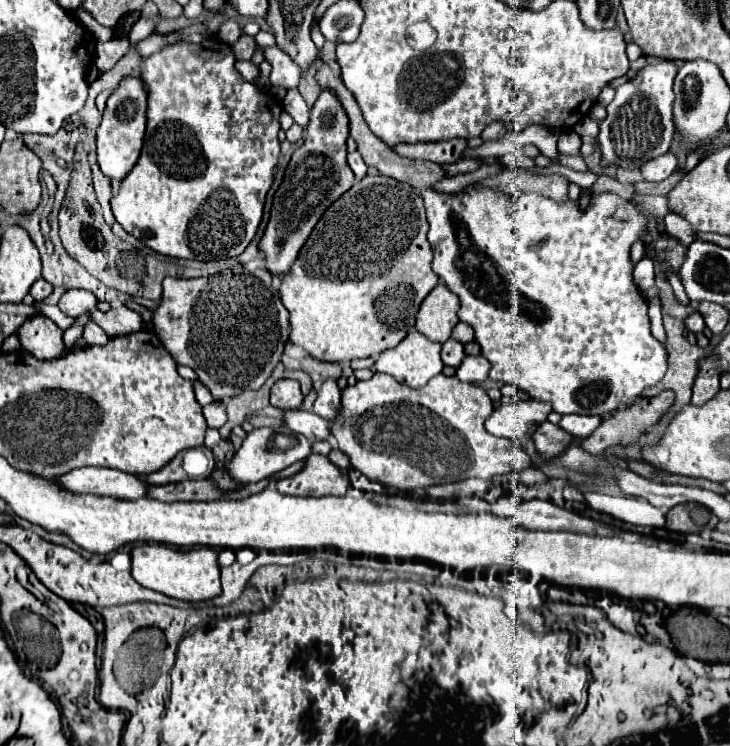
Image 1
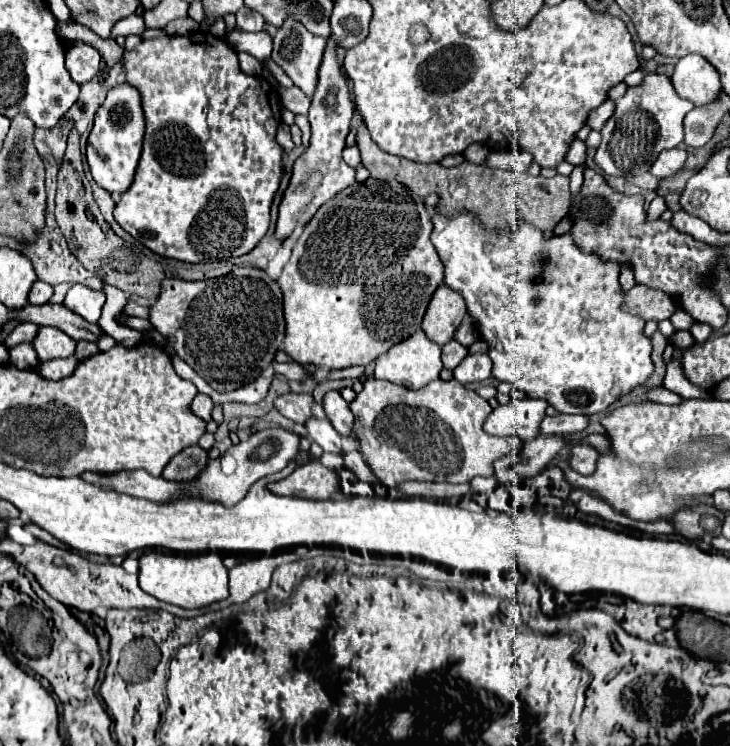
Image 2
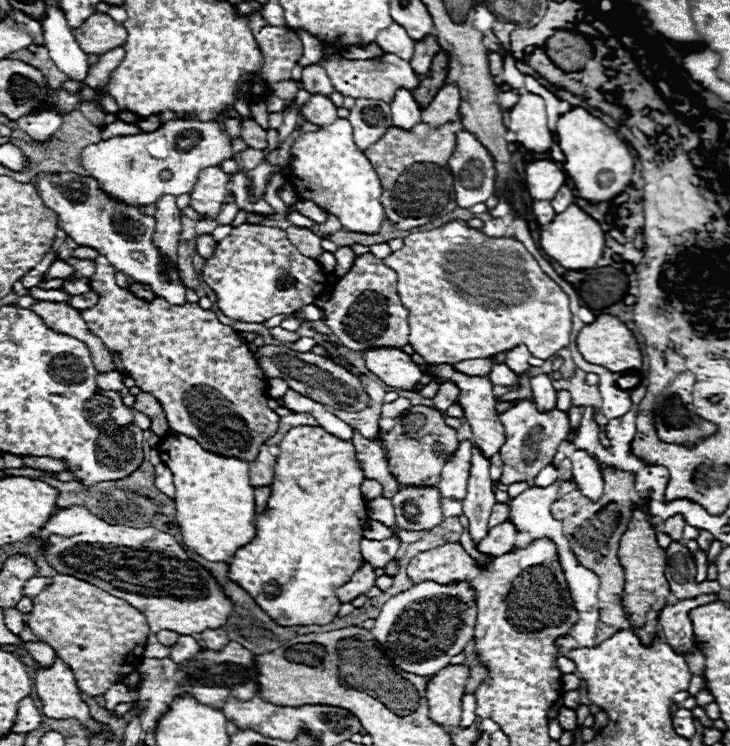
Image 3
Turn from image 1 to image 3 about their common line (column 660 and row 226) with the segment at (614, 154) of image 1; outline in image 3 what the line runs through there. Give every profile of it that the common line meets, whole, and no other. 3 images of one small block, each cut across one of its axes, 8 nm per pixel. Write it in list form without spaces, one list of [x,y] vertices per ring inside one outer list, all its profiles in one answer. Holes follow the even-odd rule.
[[[72,172],[66,174],[36,174],[34,184],[38,184],[38,194],[46,202],[50,210],[58,214],[60,228],[78,244],[98,250],[102,256],[108,258],[108,262],[130,276],[136,282],[148,284],[156,296],[162,296],[166,302],[182,306],[186,304],[186,292],[184,282],[178,278],[178,274],[172,276],[172,282],[166,282],[164,274],[158,272],[158,248],[152,244],[152,234],[156,220],[152,216],[144,216],[138,208],[126,206],[124,202],[116,202],[114,198],[106,196],[94,178],[90,176],[78,176]],[[130,252],[144,254],[146,262],[138,262],[130,256]]]

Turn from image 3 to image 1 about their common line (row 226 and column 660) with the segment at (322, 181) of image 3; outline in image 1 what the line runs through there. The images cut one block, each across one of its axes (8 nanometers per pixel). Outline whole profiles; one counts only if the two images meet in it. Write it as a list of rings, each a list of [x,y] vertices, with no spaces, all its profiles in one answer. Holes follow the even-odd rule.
[[[432,188],[420,192],[426,214],[428,214],[428,242],[434,250],[432,270],[438,278],[460,298],[458,318],[470,324],[476,332],[476,342],[482,348],[482,356],[492,364],[490,378],[498,382],[514,384],[516,388],[530,394],[534,400],[550,402],[558,414],[596,414],[596,416],[610,416],[620,406],[630,406],[642,390],[658,384],[666,374],[666,348],[658,342],[650,332],[650,318],[648,318],[648,304],[638,292],[634,278],[632,278],[632,262],[630,262],[630,246],[636,242],[638,236],[648,236],[646,218],[624,198],[616,194],[600,194],[588,212],[580,212],[574,202],[550,202],[540,194],[530,194],[530,204],[518,208],[508,196],[492,188],[470,188],[466,194],[438,194]]]

